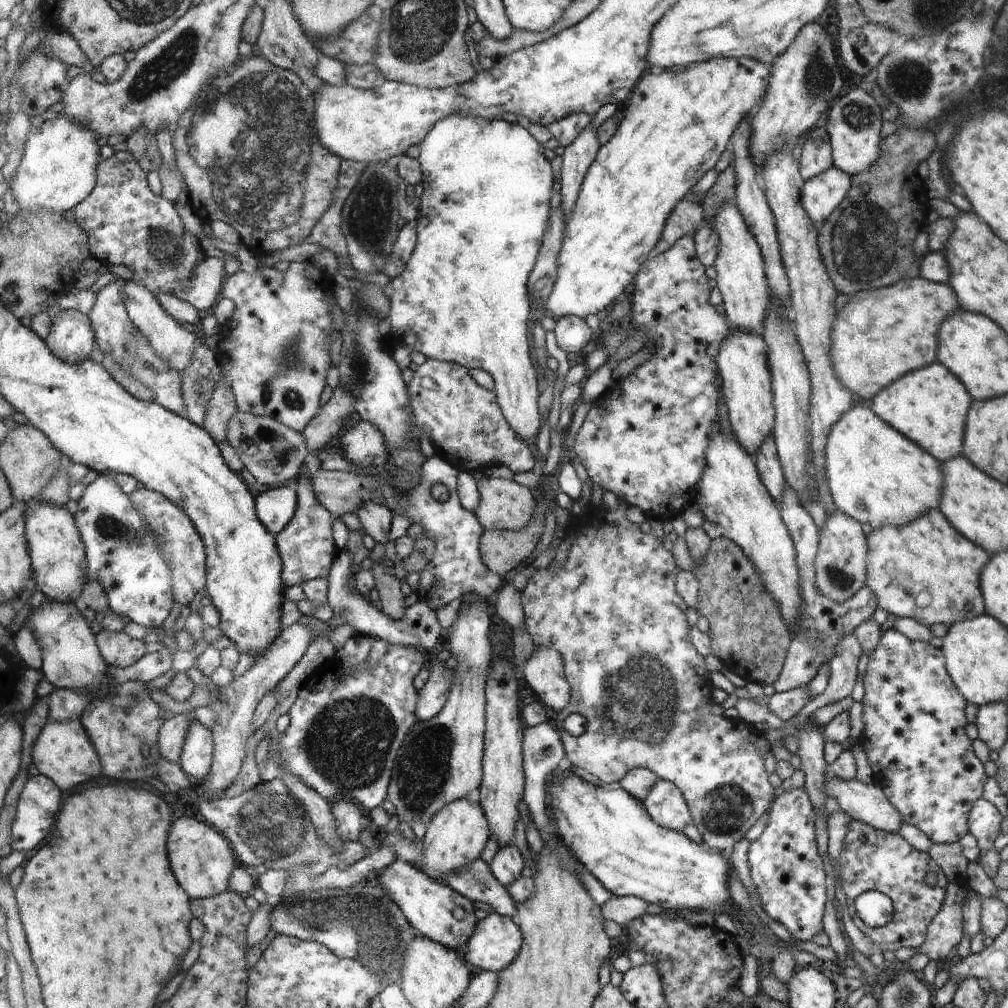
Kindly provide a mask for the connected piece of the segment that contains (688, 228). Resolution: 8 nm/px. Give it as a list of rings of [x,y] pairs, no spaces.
[[[686,198],[680,202],[667,222],[662,241],[652,250],[652,258],[671,249],[686,234],[695,234],[702,222],[703,208],[699,203],[688,202]]]

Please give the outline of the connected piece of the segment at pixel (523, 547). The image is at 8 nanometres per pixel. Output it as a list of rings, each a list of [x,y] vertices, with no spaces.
[[[542,513],[536,514],[531,524],[520,531],[485,530],[479,545],[483,562],[491,572],[503,578],[530,556],[544,530],[545,516]]]

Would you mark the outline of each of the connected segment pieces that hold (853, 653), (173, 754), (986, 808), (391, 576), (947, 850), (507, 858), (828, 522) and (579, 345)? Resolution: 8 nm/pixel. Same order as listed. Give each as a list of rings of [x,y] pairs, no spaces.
[[[854,634],[844,636],[844,640],[840,644],[836,644],[836,656],[829,662],[829,680],[824,692],[810,699],[810,702],[800,710],[795,718],[785,721],[781,729],[767,730],[764,733],[767,741],[770,743],[785,735],[795,735],[799,723],[810,719],[818,708],[851,696],[856,684],[858,663],[862,654],[856,636]]]
[[[182,714],[169,717],[162,726],[159,744],[160,752],[167,760],[181,764],[183,758],[184,744],[188,738],[188,726],[192,717]]]
[[[980,798],[970,815],[970,834],[976,838],[979,853],[984,854],[992,848],[992,842],[1000,836],[1000,824],[1003,824],[1002,816],[996,806]]]
[[[386,555],[372,560],[370,572],[374,576],[375,589],[380,595],[381,610],[386,616],[397,620],[404,618],[407,607],[404,606],[405,595],[402,593],[398,578],[396,578],[394,561]]]
[[[933,843],[928,848],[929,856],[942,868],[947,882],[956,880],[956,876],[967,874],[969,861],[964,858],[960,844],[956,843]]]
[[[513,843],[508,846],[499,846],[489,868],[496,880],[502,886],[508,887],[522,876],[524,862],[522,862],[518,848]]]
[[[839,509],[827,514],[818,532],[818,554],[814,558],[816,588],[834,602],[850,601],[866,584],[868,544],[858,522]]]
[[[566,317],[556,321],[554,336],[564,352],[570,357],[579,358],[590,343],[592,330],[580,317]]]

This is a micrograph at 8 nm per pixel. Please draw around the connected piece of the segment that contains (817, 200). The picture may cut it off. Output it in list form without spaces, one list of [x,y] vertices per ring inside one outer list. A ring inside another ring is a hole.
[[[835,165],[824,170],[819,177],[806,180],[802,187],[802,202],[807,214],[822,228],[830,214],[846,198],[851,186],[851,176]]]

